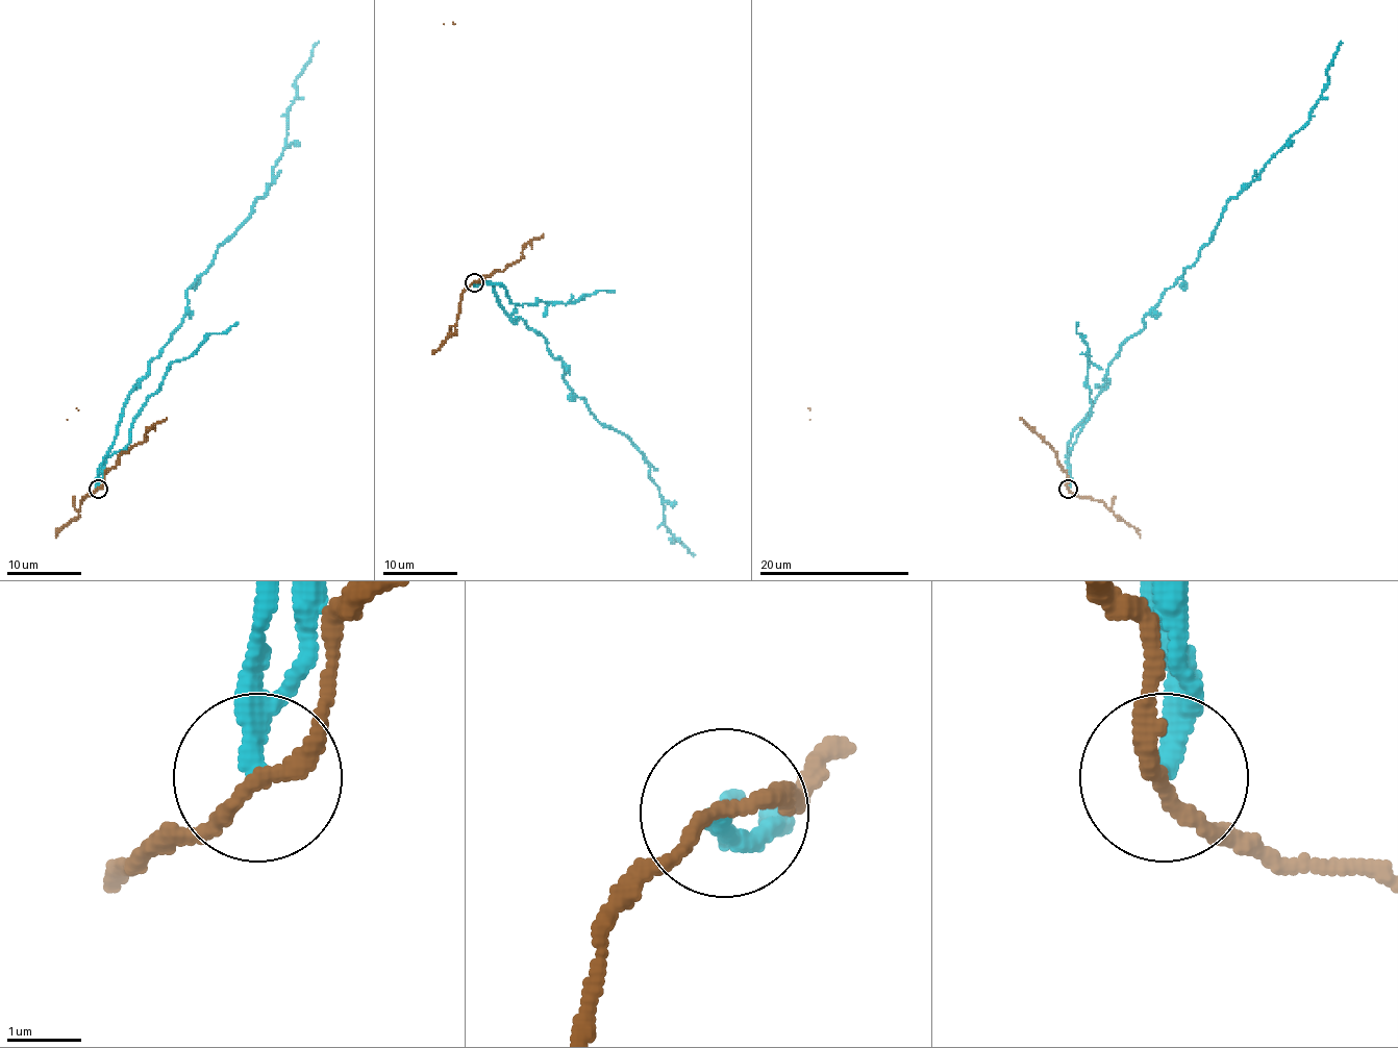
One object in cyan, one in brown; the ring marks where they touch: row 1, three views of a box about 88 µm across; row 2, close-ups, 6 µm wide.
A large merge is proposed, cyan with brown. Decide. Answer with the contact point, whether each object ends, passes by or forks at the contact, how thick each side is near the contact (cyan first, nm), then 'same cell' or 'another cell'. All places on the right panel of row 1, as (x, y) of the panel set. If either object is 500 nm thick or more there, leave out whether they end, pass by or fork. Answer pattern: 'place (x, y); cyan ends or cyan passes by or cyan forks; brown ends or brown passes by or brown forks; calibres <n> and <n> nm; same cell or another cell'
place (1068, 489); cyan ends; brown passes by; calibres 280 and 200 nm; another cell

